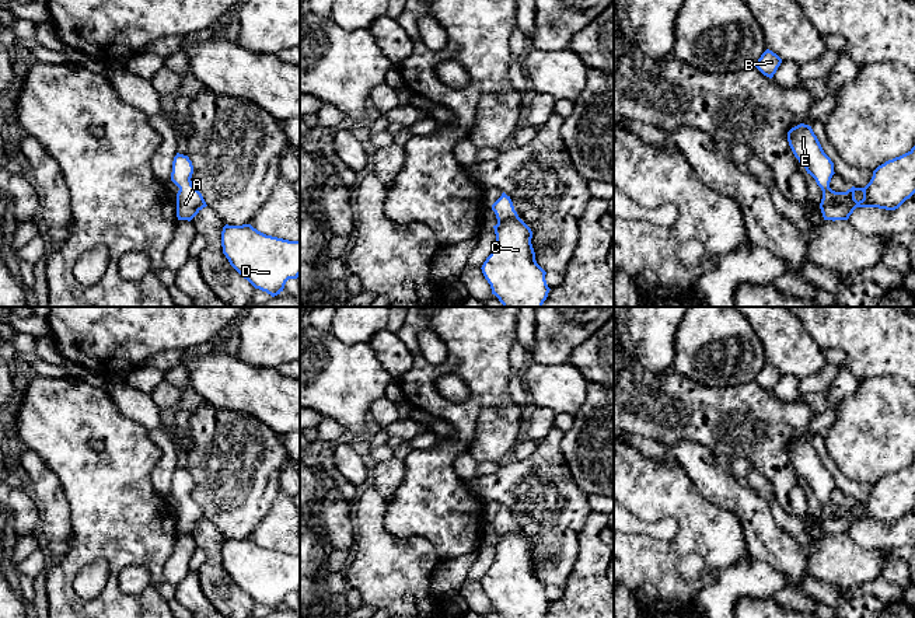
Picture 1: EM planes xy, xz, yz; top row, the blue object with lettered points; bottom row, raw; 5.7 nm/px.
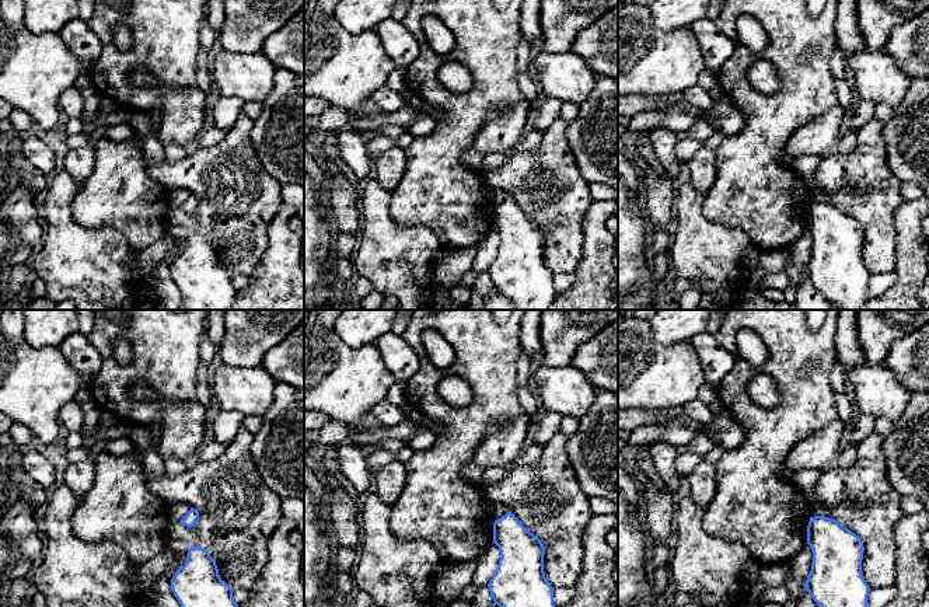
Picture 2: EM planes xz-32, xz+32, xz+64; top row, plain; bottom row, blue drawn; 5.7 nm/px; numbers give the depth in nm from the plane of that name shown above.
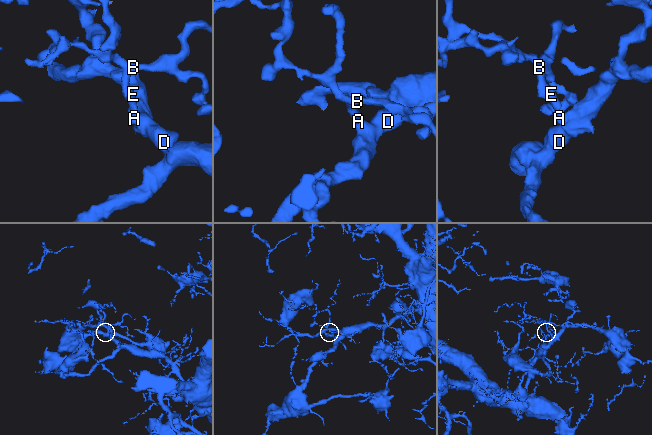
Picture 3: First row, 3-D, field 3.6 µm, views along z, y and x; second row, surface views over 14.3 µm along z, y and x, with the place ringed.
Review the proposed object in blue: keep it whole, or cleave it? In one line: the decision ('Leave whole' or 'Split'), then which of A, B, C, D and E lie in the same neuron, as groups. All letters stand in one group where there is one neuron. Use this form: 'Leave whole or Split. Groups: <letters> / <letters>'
Leave whole. Groups: A B C D E

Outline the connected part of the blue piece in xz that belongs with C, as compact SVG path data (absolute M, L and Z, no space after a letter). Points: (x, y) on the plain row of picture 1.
M504 506L492 519L497 538L496 555L482 579L482 587L502 618L544 618L549 601L546 586L537 577L531 558L532 545L518 531Z

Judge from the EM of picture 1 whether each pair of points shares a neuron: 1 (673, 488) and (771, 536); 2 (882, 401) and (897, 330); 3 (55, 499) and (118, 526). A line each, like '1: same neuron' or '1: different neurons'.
1: different neurons
2: different neurons
3: different neurons

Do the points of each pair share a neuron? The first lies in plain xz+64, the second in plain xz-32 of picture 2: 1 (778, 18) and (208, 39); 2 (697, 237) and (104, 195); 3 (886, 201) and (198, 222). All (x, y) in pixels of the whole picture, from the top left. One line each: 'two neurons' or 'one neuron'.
1: two neurons
2: two neurons
3: one neuron

